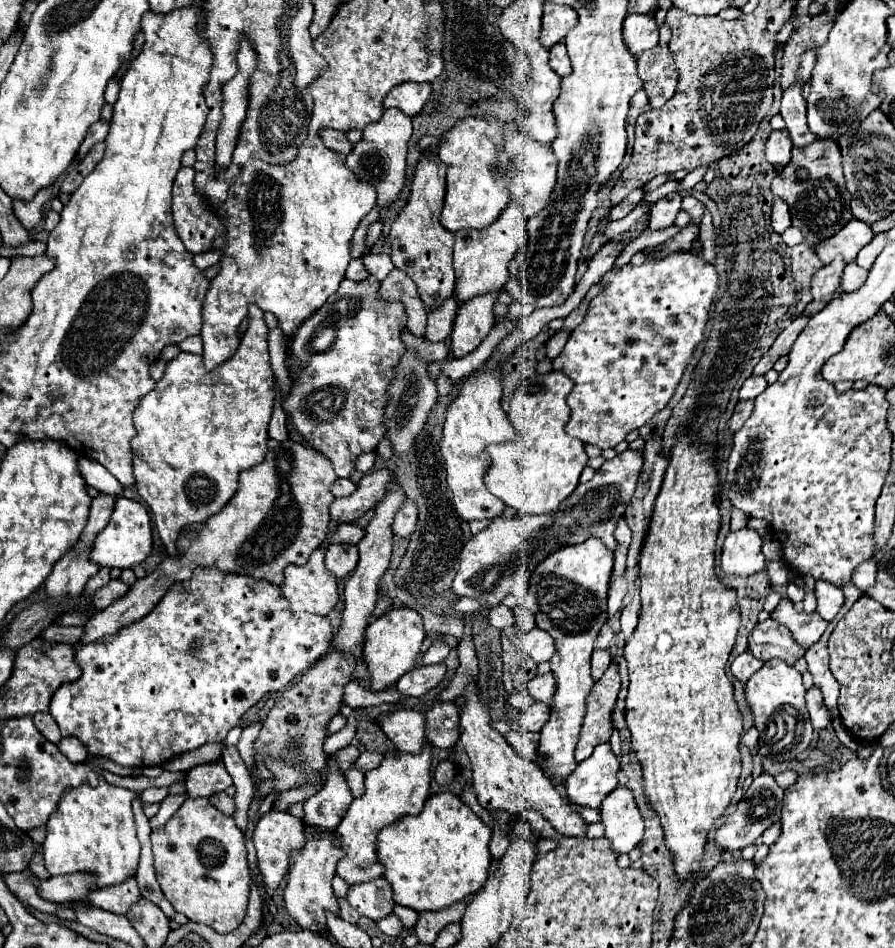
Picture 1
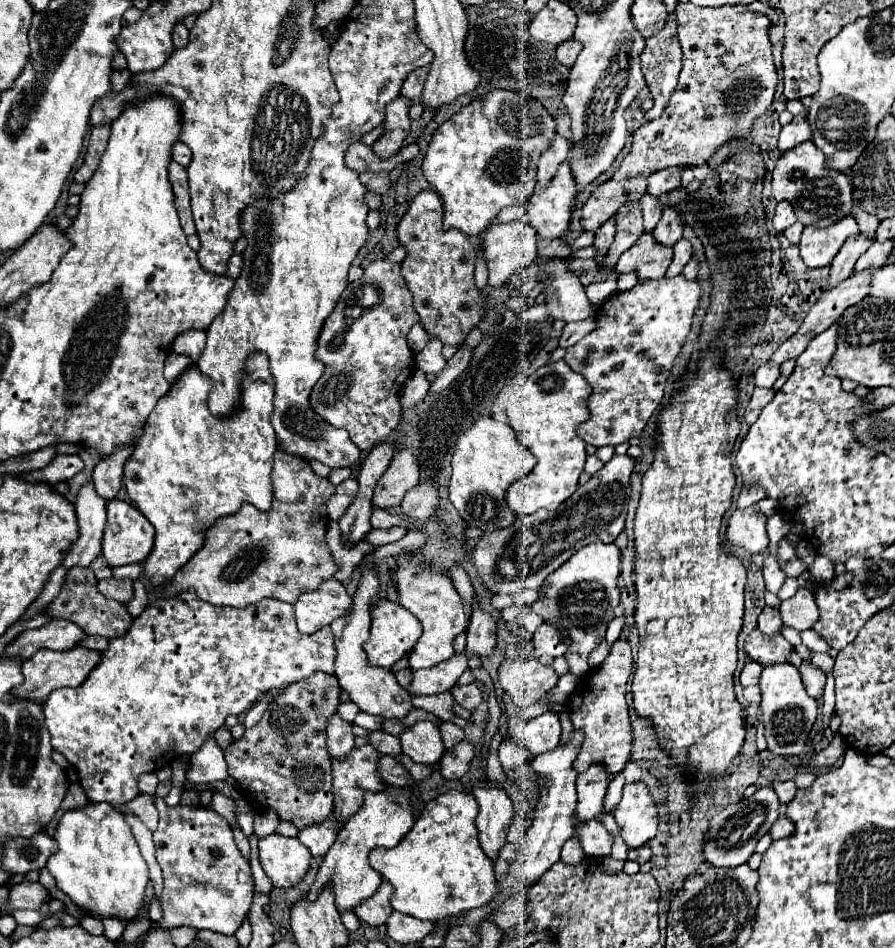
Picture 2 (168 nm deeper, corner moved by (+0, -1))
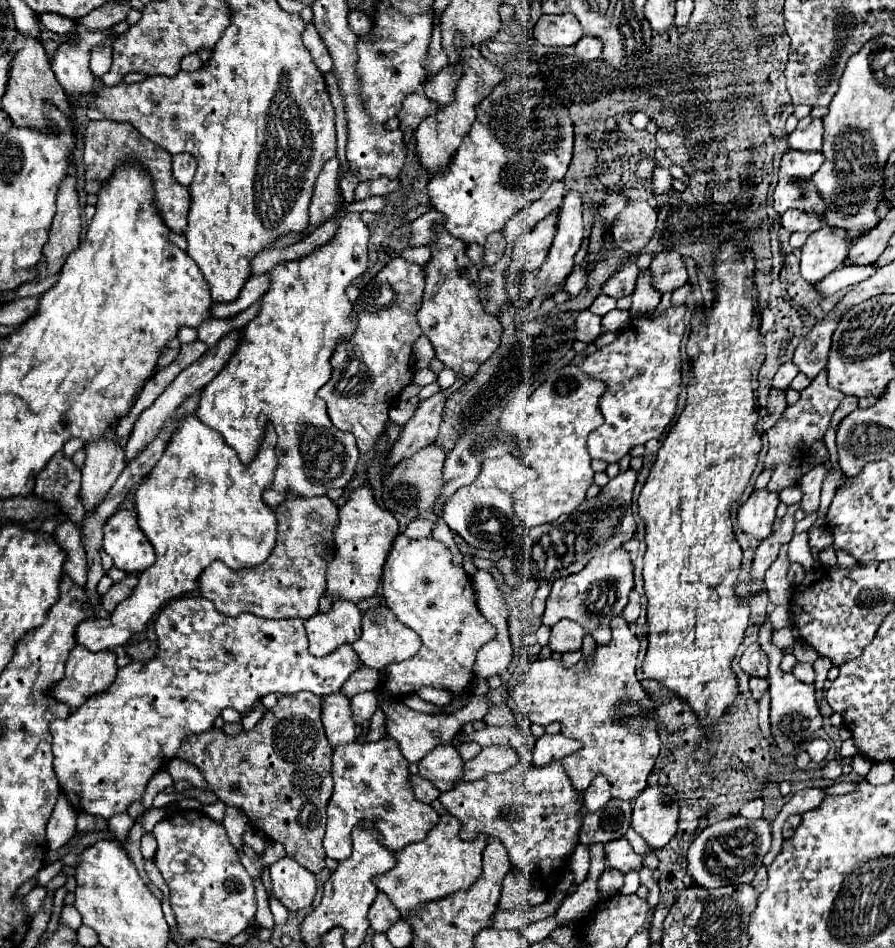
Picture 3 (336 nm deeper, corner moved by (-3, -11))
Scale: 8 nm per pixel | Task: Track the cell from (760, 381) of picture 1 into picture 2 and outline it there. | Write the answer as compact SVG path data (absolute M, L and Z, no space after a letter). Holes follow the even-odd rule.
M766 362L764 366L758 368L758 372L754 374L754 380L756 380L756 386L762 386L762 388L772 388L774 382L778 380L780 376L780 364L774 364L774 362Z

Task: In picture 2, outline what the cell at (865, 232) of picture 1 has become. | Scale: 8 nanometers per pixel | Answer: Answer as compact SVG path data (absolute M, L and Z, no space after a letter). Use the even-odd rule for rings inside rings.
M852 216L840 218L828 228L806 226L798 242L800 258L808 268L822 268L832 262L846 238L858 234L858 224Z

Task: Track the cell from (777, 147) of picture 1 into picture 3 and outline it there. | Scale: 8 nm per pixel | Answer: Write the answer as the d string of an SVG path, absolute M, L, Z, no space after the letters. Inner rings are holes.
M803 118L797 128L789 134L789 148L801 152L817 152L823 144L823 122L821 118Z

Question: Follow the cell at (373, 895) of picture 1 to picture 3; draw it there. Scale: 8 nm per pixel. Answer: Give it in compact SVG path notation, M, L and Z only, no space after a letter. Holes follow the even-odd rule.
M379 892L377 898L375 898L375 902L369 908L371 928L375 932L387 932L399 918L401 918L401 914L395 908L395 904L389 900L389 896L385 896L383 892Z

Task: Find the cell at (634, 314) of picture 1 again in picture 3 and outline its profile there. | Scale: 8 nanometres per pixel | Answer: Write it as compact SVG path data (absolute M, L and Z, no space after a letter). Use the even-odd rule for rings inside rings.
M671 304L661 314L635 316L619 330L615 342L587 354L577 366L599 378L607 390L599 400L605 424L587 438L591 458L619 462L633 446L659 438L671 422L681 390L681 338L685 334L687 306Z

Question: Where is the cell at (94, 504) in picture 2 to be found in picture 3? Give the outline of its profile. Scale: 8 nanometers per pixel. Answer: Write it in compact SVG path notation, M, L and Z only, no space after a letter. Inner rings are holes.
M109 428L103 438L87 444L85 448L87 460L83 466L83 478L81 478L81 490L79 498L87 512L93 512L105 494L115 484L117 476L125 468L125 454L119 442L113 436L113 430Z

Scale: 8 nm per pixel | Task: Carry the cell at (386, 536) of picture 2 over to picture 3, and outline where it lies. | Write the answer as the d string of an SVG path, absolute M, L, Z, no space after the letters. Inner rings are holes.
M413 520L407 528L405 528L405 536L411 540L419 540L425 536L431 536L433 524L429 520Z

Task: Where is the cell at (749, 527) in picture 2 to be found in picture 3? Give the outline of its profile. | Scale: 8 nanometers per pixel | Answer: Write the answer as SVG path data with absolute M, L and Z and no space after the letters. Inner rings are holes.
M759 490L749 496L745 504L739 506L737 522L741 530L757 540L765 540L769 536L773 520L775 520L775 508L779 504L779 496L775 492Z

